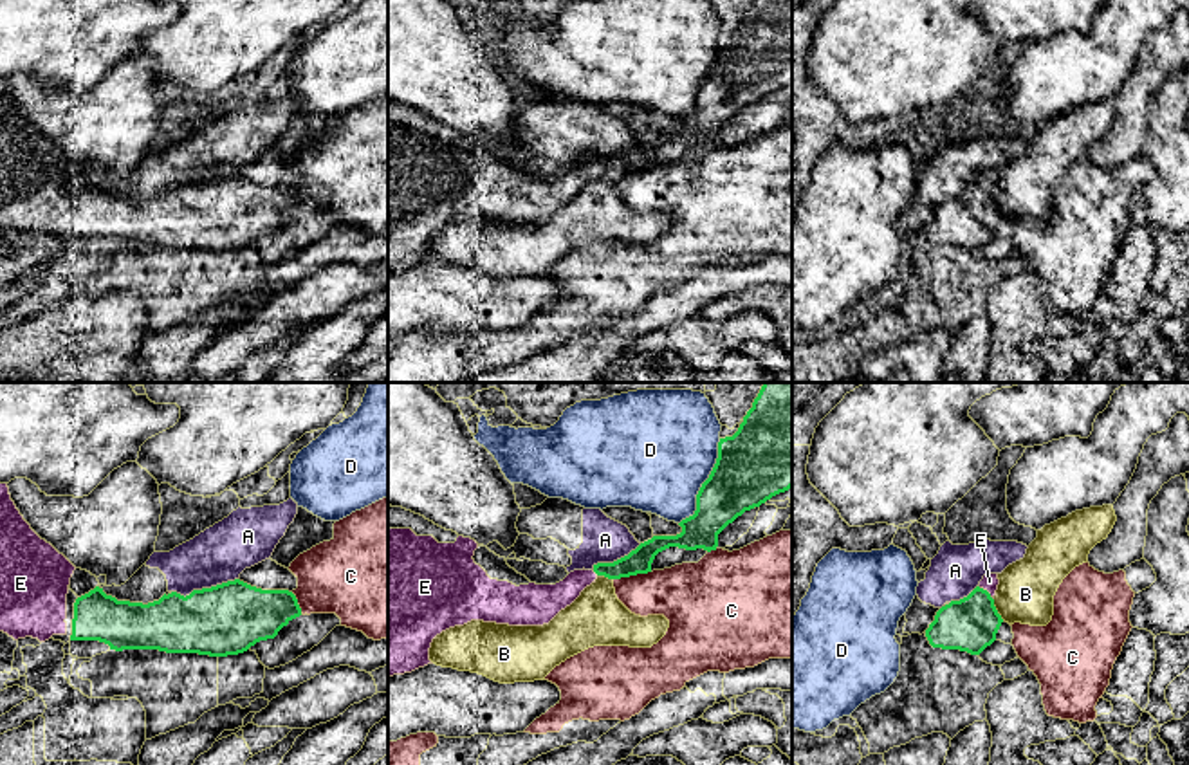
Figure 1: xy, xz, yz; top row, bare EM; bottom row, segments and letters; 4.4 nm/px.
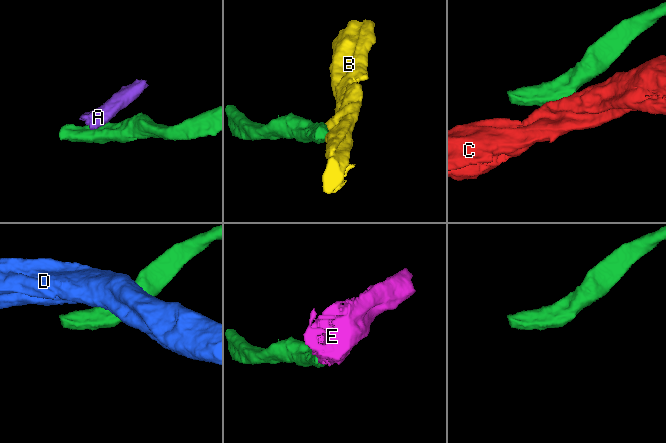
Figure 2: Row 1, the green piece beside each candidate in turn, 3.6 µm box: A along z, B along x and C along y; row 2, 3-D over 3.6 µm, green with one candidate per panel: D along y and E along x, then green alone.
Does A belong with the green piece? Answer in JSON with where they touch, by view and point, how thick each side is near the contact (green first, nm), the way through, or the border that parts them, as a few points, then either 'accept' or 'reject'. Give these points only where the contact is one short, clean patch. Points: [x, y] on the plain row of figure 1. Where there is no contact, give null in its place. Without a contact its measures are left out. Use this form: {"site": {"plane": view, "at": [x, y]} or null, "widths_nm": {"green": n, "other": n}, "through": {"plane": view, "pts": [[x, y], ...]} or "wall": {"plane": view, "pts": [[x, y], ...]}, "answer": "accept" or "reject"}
{"site": {"plane": "xy", "at": [204, 184]}, "widths_nm": {"green": 320, "other": 260}, "wall": {"plane": "xy", "pts": [[237, 174], [193, 184], [184, 192], [172, 188]]}, "answer": "reject"}

